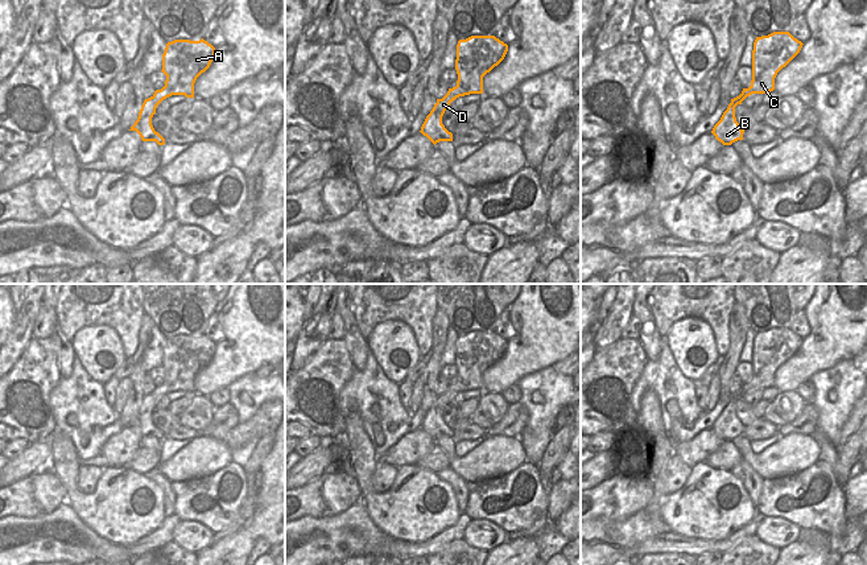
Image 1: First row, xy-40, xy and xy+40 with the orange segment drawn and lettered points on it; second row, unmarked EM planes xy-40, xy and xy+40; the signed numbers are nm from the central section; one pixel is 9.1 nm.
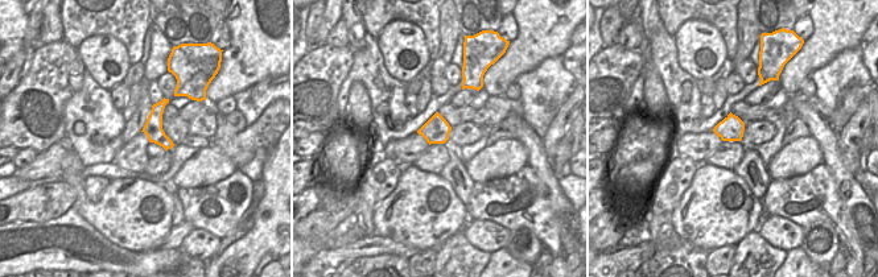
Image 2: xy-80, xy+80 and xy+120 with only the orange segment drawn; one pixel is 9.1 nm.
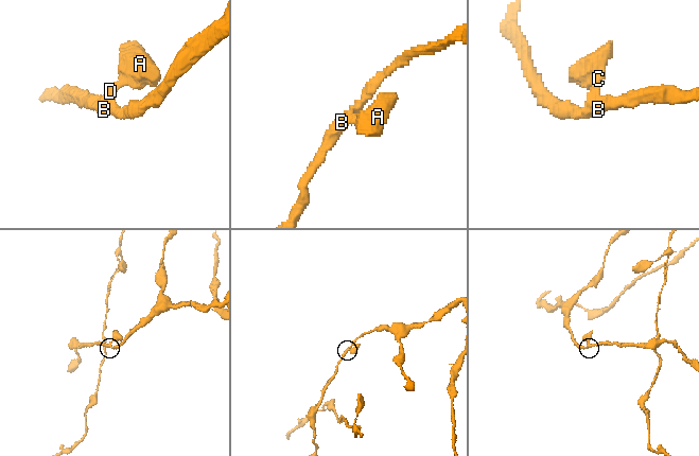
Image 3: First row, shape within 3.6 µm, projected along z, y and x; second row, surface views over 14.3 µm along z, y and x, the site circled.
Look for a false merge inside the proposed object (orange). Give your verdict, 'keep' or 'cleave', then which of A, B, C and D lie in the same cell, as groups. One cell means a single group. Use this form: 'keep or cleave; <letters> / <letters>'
keep; A B C D

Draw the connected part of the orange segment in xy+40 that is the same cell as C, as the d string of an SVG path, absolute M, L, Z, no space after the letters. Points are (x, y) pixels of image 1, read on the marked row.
M773 32L756 37L752 50L752 81L748 88L728 104L711 133L723 145L743 140L744 129L735 117L735 107L752 94L765 94L775 90L775 78L801 50L802 42L789 32Z

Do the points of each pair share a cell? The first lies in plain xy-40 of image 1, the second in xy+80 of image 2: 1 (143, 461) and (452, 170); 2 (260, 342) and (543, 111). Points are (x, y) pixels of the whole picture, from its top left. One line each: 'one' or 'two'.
1: two
2: two

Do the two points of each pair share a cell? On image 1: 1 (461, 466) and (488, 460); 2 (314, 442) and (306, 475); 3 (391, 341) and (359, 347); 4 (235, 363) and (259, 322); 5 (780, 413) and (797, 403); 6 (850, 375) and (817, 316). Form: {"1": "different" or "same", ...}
{"1": "same", "2": "different", "3": "different", "4": "same", "5": "same", "6": "different"}

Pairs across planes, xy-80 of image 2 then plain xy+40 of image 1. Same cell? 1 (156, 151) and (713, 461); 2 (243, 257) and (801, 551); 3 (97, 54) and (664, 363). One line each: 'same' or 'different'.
1: different
2: same
3: different

